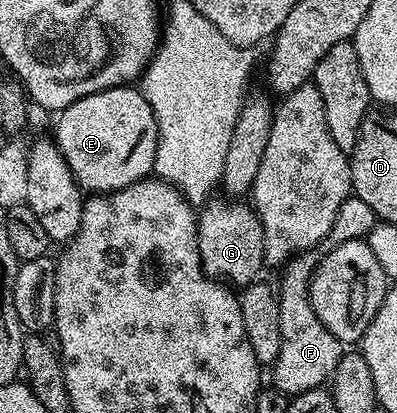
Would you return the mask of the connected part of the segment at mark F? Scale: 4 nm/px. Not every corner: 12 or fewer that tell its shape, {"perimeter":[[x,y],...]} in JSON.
{"perimeter":[[355,195],[334,227],[283,266],[282,347],[271,384],[295,395],[319,389],[338,367],[342,342],[314,315],[308,280],[378,218]]}

